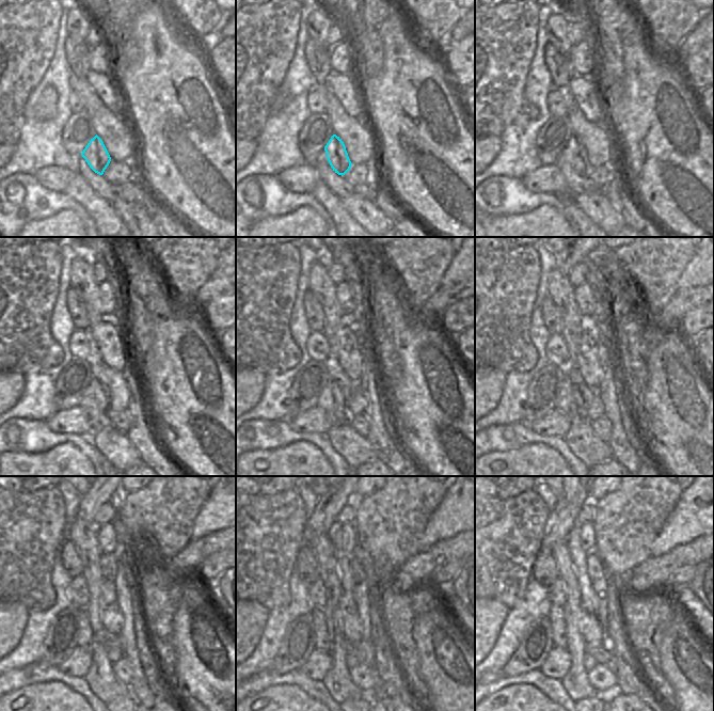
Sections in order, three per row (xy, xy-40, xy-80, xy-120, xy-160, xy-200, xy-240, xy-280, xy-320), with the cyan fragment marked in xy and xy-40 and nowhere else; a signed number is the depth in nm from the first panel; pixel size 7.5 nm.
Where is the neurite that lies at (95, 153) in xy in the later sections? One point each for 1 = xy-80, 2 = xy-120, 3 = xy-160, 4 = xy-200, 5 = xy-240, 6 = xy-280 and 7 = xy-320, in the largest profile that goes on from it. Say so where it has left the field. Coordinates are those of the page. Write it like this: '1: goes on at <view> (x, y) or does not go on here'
1: goes on at xy-80 (577, 152)
2: goes on at xy-120 (101, 393)
3: goes on at xy-160 (340, 393)
4: goes on at xy-200 (583, 395)
5: goes on at xy-240 (109, 641)
6: goes on at xy-280 (363, 650)
7: goes on at xy-320 (605, 658)

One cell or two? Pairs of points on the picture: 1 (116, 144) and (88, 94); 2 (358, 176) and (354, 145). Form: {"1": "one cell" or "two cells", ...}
{"1": "one cell", "2": "two cells"}

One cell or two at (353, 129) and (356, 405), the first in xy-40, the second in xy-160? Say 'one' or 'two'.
one

